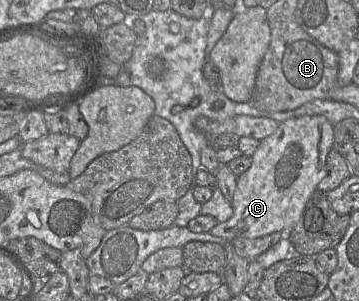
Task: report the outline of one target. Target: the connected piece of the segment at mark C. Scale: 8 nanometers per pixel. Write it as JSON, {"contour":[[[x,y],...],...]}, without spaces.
{"contour":[[[322,115],[300,116],[278,123],[277,130],[260,141],[250,168],[236,179],[232,217],[217,223],[208,233],[225,241],[288,233],[326,174],[327,155],[333,149],[333,126]]]}

